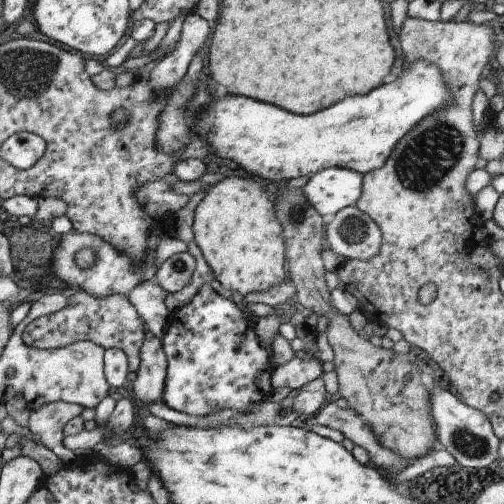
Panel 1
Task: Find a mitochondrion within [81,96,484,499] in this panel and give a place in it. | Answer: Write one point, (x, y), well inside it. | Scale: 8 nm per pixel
(423, 162)

